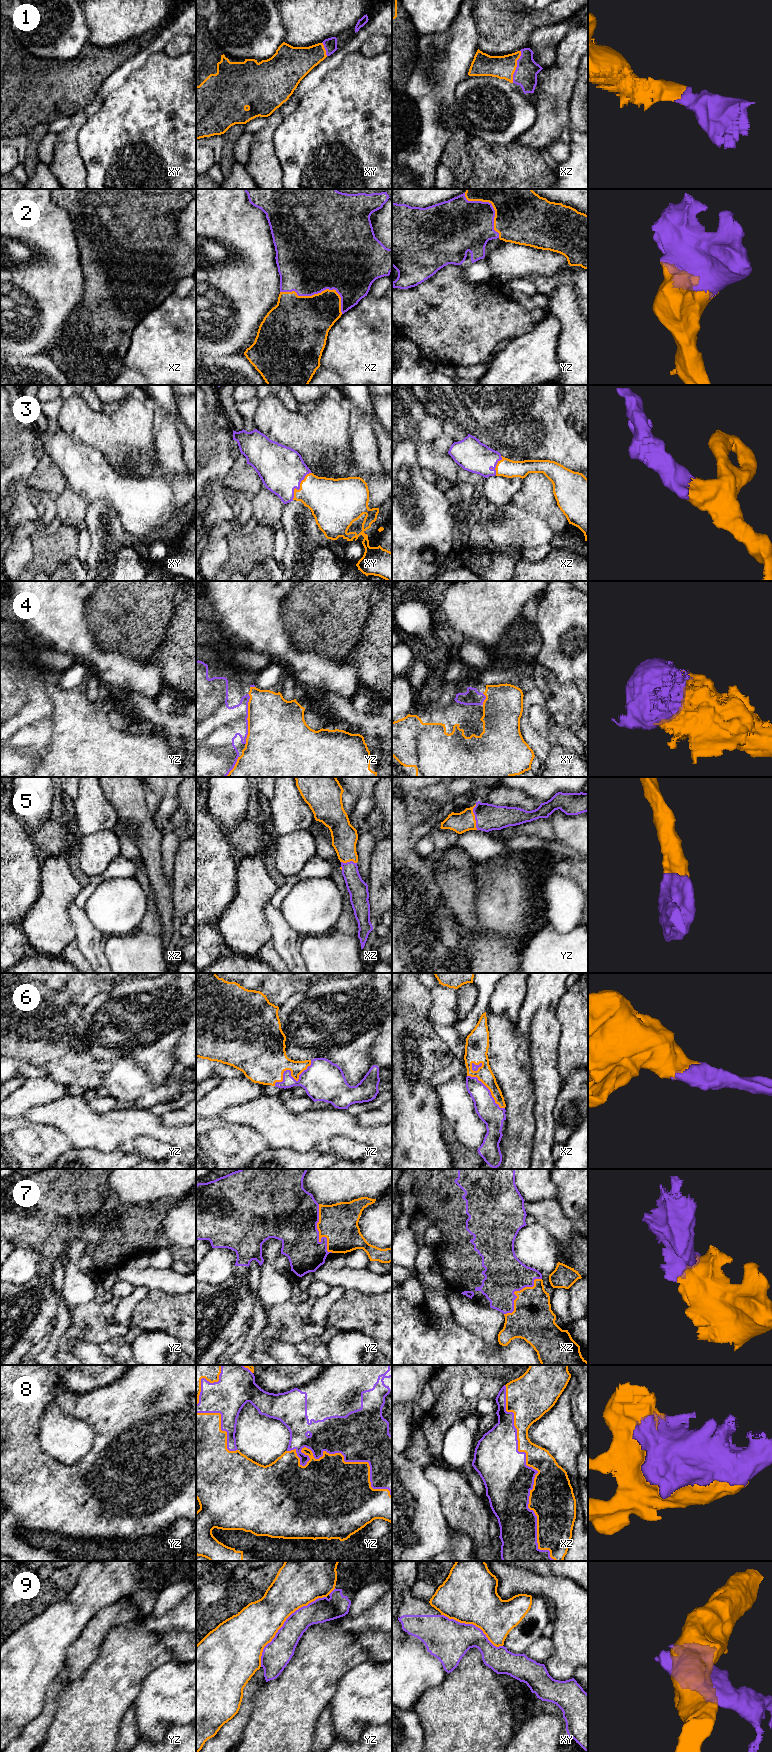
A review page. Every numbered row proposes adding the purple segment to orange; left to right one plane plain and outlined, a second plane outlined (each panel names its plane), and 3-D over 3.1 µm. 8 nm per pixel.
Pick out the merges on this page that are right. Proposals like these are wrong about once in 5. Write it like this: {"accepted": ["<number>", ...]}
{"accepted": ["1", "2", "3", "4", "5", "6", "7", "8"]}

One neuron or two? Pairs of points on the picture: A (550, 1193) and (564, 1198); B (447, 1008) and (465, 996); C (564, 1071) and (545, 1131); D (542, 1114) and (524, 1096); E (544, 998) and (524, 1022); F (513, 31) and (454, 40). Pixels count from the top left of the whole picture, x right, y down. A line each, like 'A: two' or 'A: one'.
A: two
B: two
C: two
D: two
E: one
F: two

